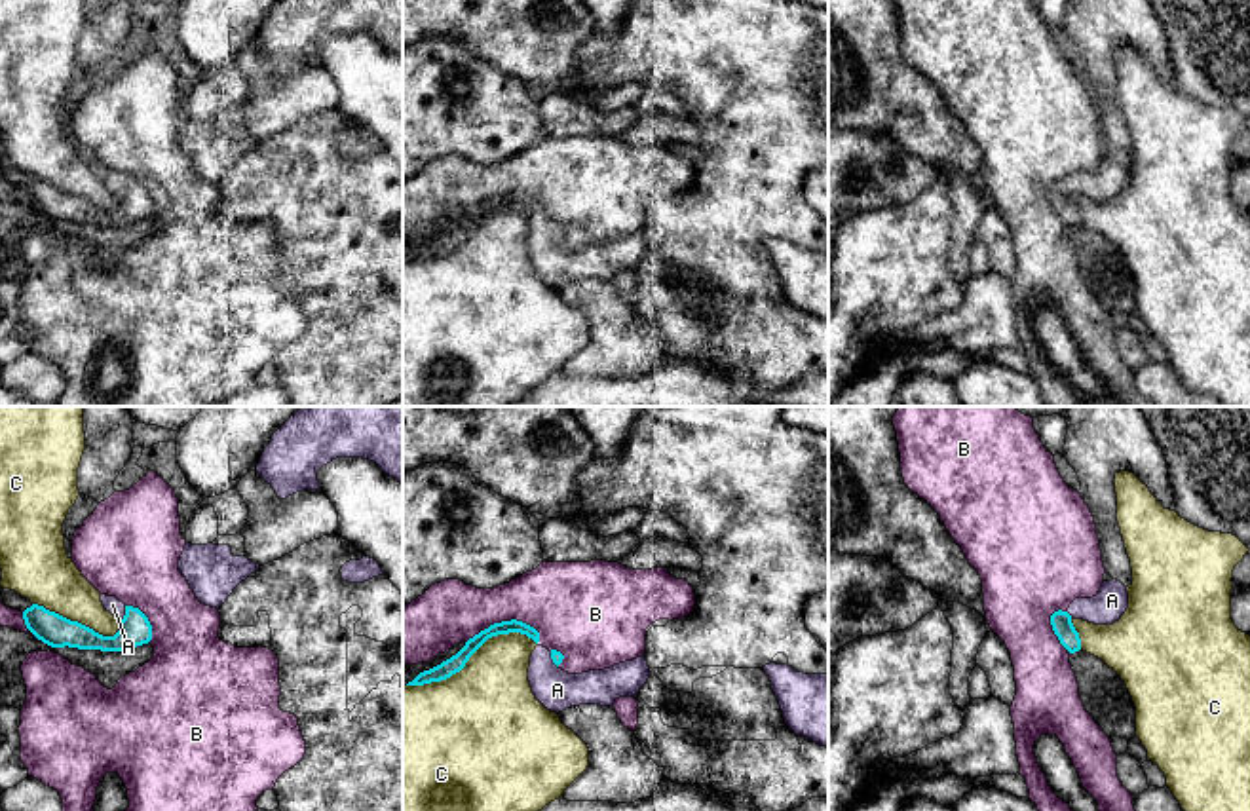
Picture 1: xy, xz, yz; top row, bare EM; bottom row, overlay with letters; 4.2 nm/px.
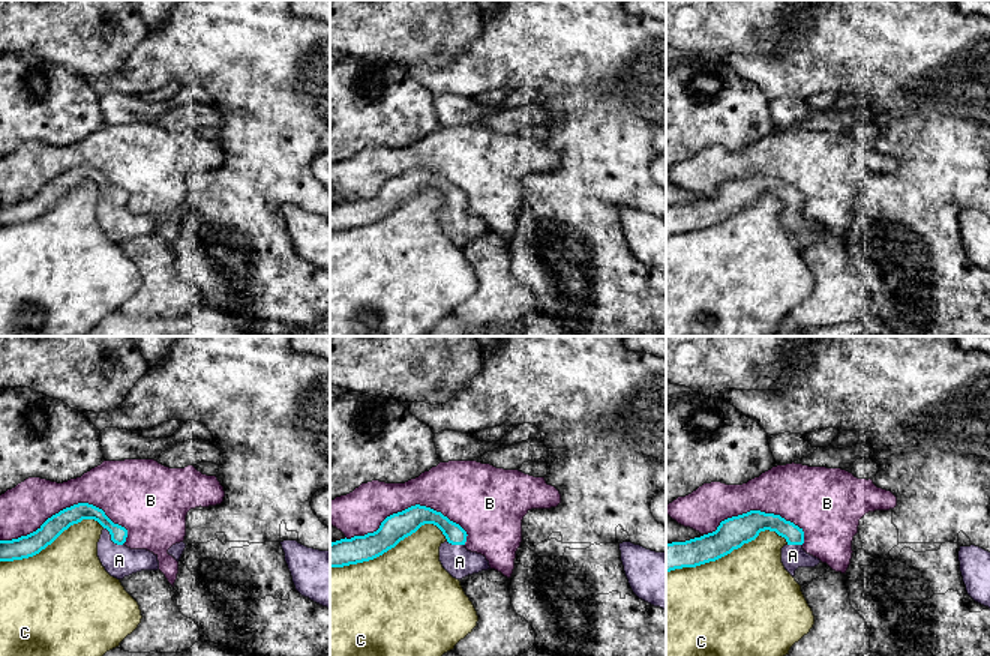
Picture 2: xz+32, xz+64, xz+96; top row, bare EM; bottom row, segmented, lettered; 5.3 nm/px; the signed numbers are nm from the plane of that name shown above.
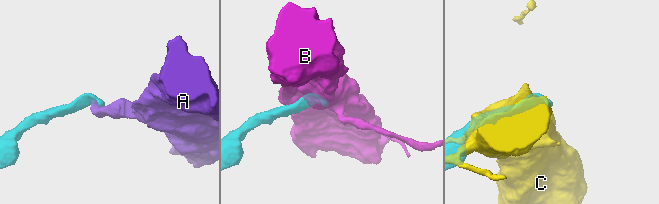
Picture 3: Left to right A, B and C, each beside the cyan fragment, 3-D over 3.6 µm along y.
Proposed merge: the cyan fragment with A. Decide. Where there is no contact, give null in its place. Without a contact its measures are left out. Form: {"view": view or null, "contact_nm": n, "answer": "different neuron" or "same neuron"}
{"view": "xy", "contact_nm": 70, "answer": "same neuron"}

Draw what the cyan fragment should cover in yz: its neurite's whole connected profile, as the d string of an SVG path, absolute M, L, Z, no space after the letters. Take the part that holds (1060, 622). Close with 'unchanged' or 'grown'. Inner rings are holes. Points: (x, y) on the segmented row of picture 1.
M1104 581L1098 594L1092 598L1075 598L1066 612L1058 610L1051 615L1051 625L1060 644L1075 653L1081 650L1079 632L1073 619L1083 619L1094 625L1113 625L1128 608L1127 587L1117 581Z | grown

